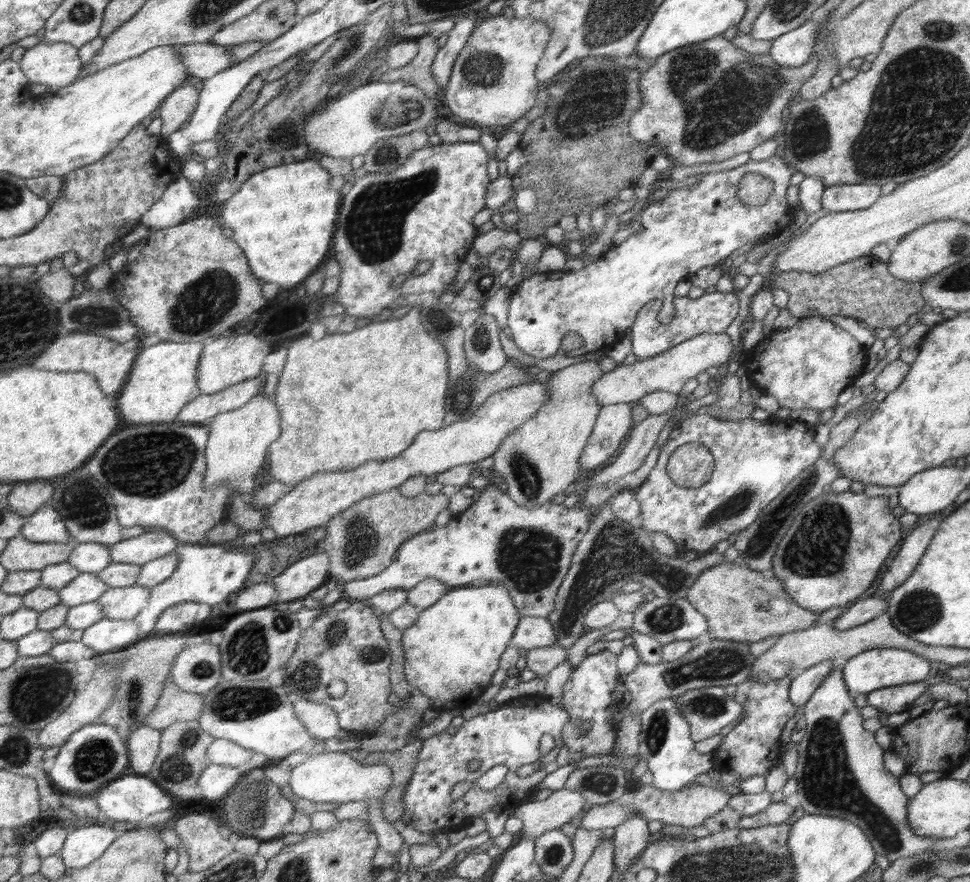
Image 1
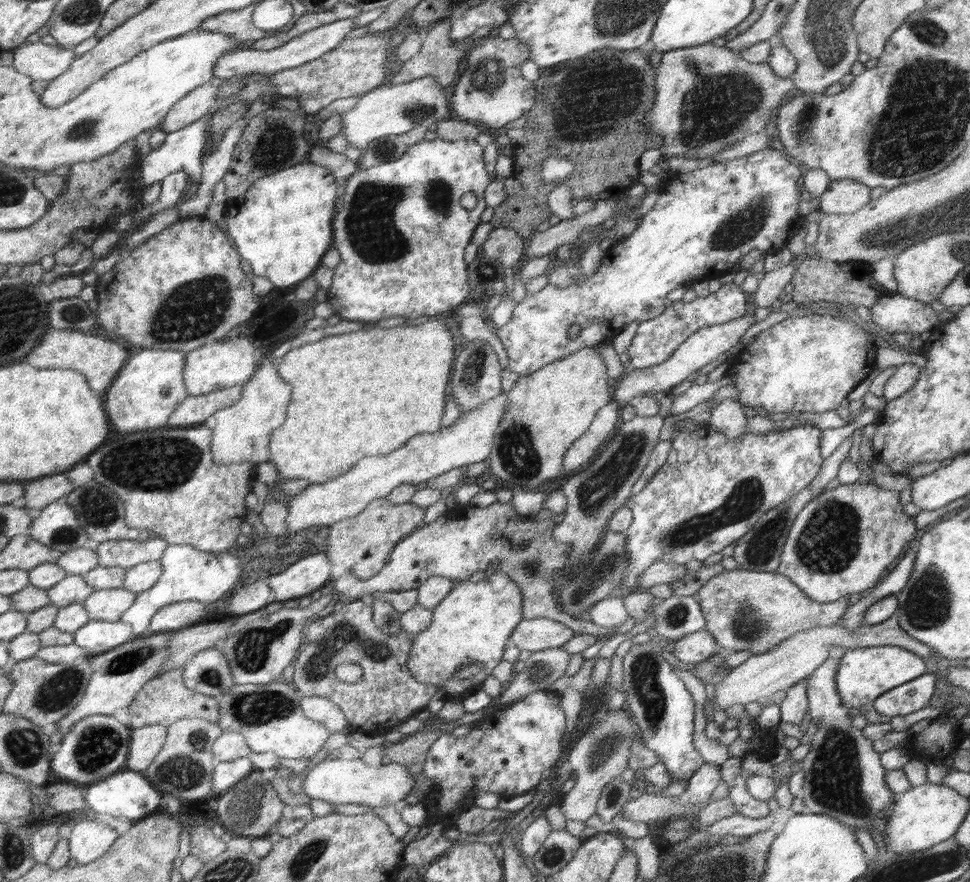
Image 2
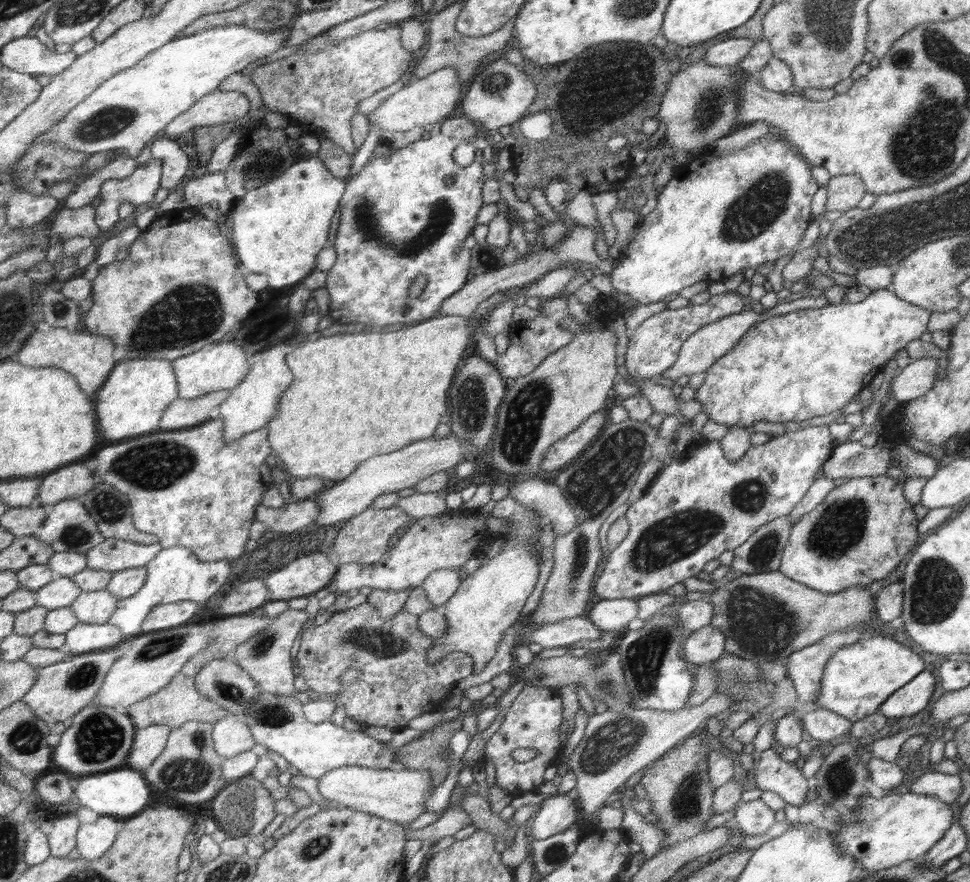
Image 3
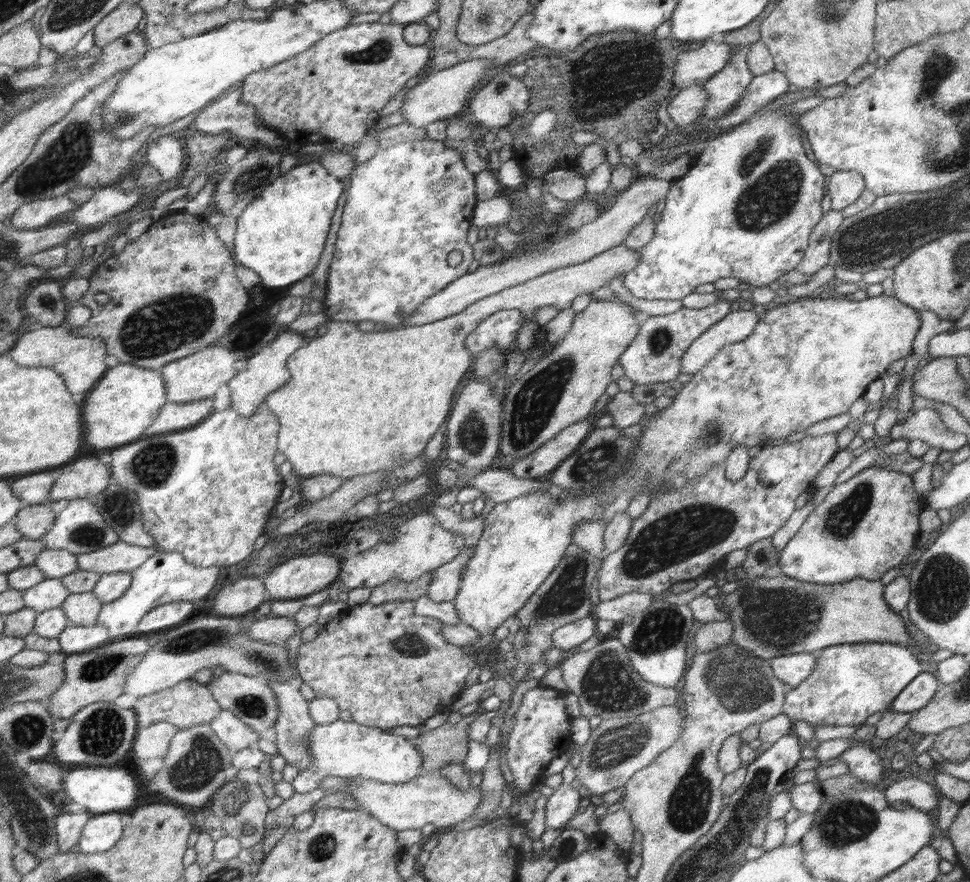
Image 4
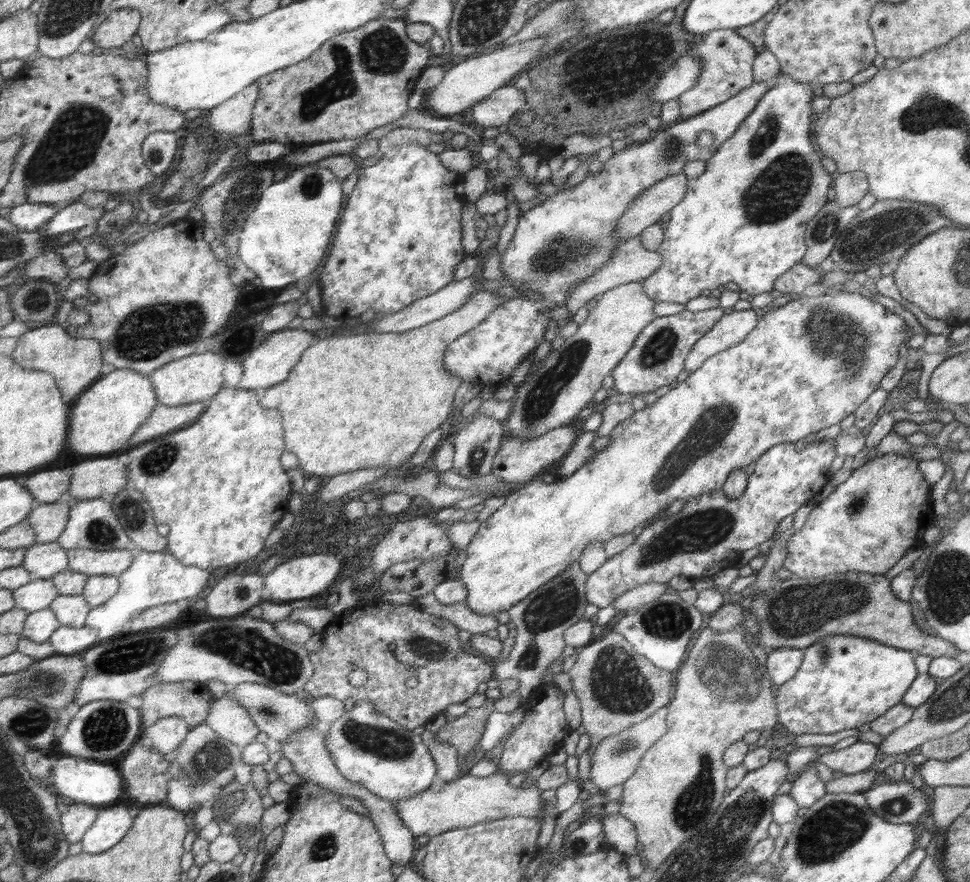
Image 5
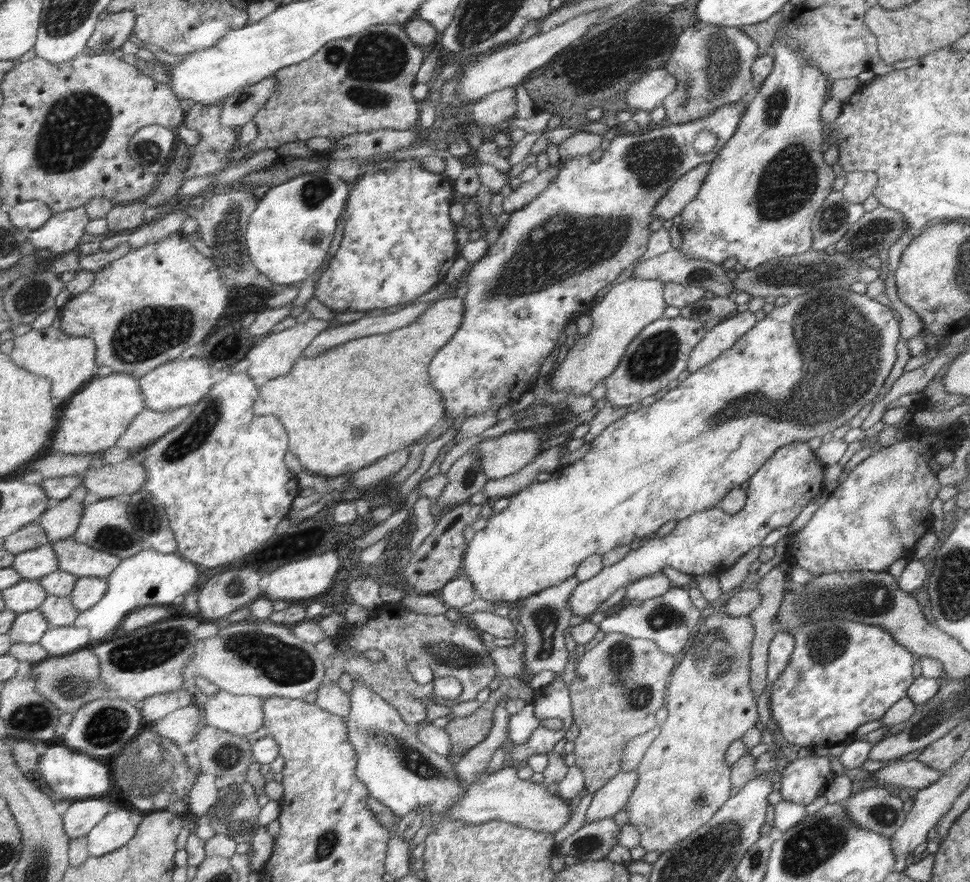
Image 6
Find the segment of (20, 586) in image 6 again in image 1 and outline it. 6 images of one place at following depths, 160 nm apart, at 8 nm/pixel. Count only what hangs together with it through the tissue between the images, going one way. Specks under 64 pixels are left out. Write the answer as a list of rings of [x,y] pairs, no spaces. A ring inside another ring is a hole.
[[[84,572],[78,573],[78,576],[61,588],[58,594],[62,604],[73,607],[83,602],[95,601],[109,588],[110,586],[94,573]]]

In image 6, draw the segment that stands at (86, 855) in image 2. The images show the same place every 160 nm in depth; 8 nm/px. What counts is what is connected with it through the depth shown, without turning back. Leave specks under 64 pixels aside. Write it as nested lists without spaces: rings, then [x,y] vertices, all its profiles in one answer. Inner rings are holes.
[[[112,808],[85,837],[90,857],[102,857],[132,841],[144,816],[145,812],[142,811]]]

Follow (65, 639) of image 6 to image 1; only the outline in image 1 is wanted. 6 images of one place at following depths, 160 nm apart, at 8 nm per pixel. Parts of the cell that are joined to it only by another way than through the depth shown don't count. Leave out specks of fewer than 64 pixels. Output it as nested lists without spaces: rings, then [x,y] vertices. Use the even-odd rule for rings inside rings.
[[[102,618],[83,630],[81,641],[97,655],[126,649],[140,641],[141,634],[134,620]]]

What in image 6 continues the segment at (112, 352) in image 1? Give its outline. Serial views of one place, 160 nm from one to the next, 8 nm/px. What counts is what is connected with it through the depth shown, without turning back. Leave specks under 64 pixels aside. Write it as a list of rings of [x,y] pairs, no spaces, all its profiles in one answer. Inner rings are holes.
[[[49,327],[44,330],[32,329],[27,334],[18,336],[15,341],[9,357],[27,372],[51,380],[51,396],[55,404],[62,404],[70,396],[74,397],[86,382],[92,380],[96,372],[98,362],[95,361],[95,342],[88,336],[67,336],[62,330]]]

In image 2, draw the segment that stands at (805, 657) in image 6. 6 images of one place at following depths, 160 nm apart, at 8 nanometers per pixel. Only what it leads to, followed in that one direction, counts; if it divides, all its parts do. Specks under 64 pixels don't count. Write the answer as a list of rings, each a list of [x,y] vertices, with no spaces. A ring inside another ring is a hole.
[[[896,645],[846,650],[836,671],[836,690],[842,704],[857,712],[859,706],[873,704],[878,696],[926,673],[922,658],[908,649]]]

